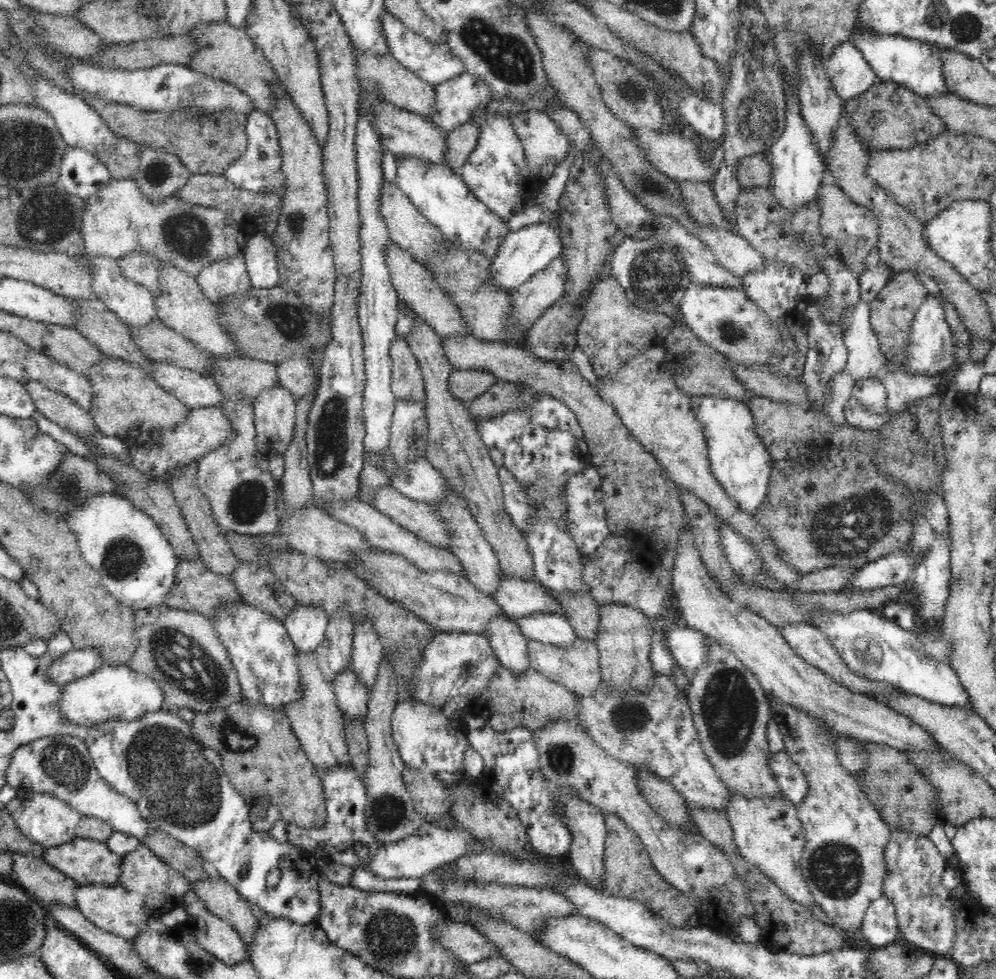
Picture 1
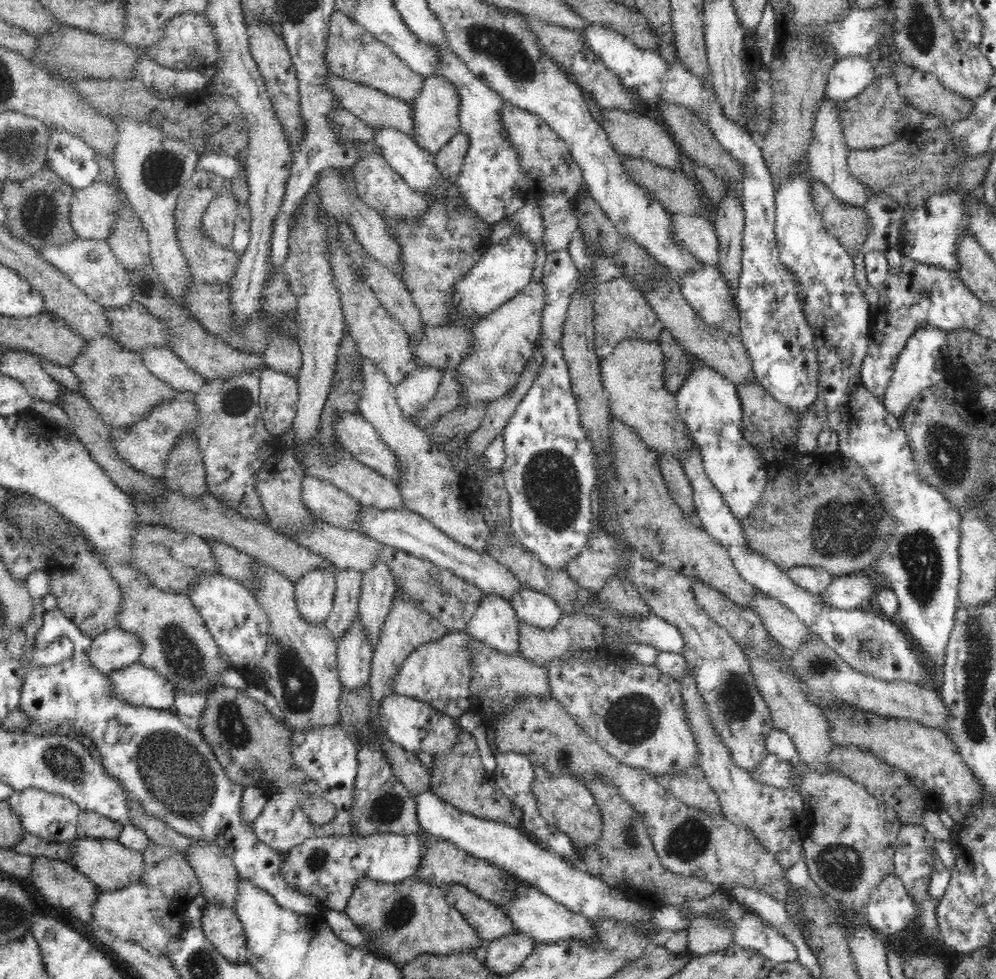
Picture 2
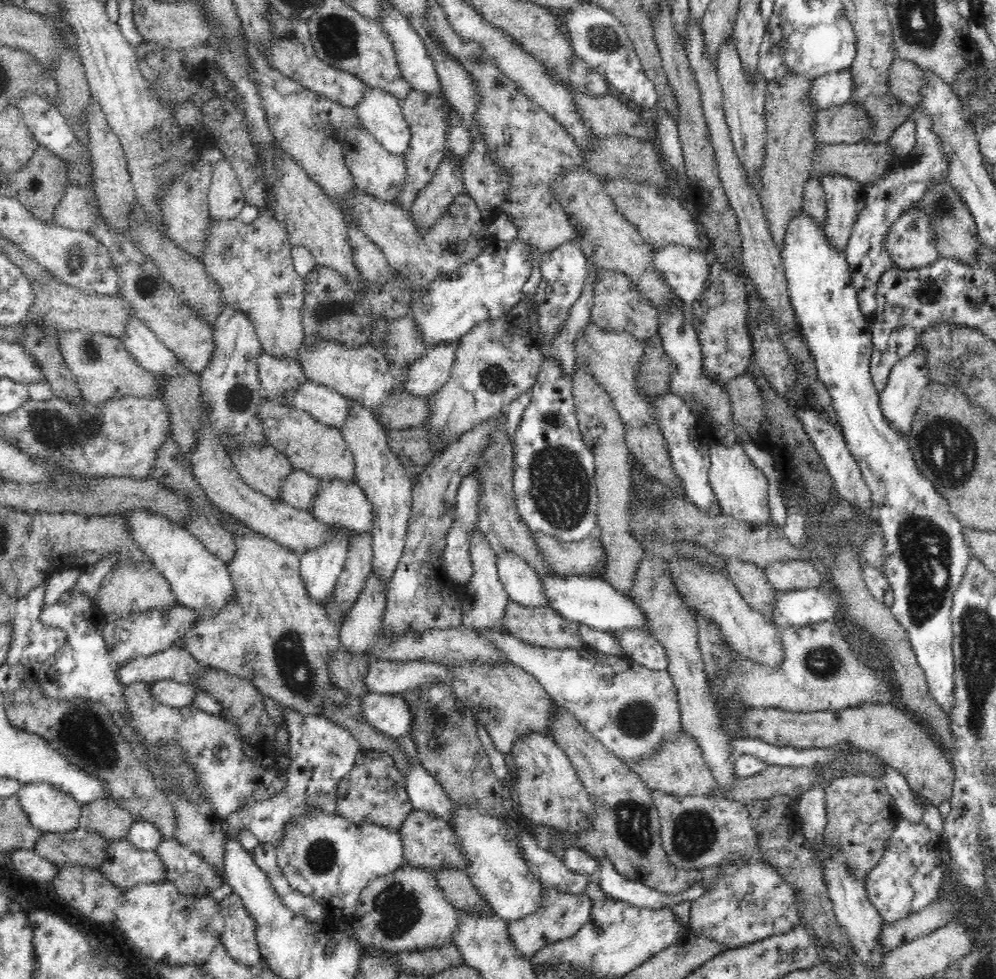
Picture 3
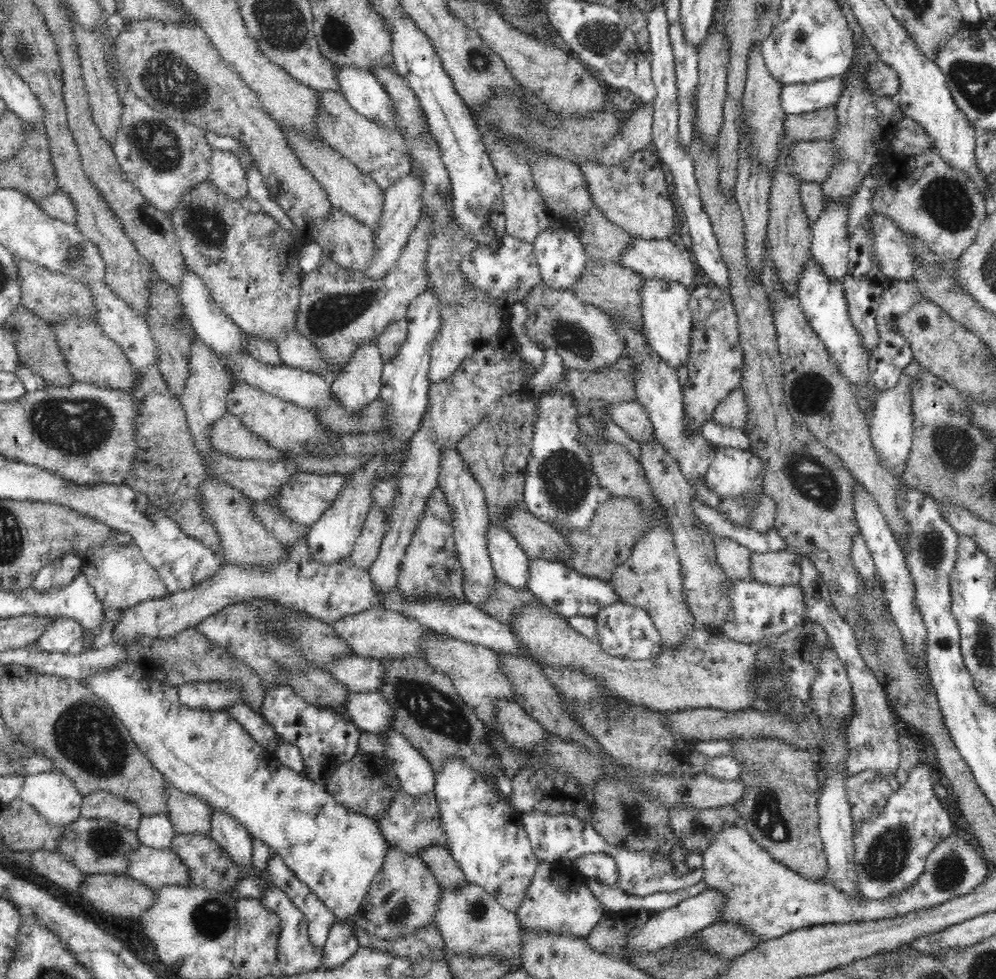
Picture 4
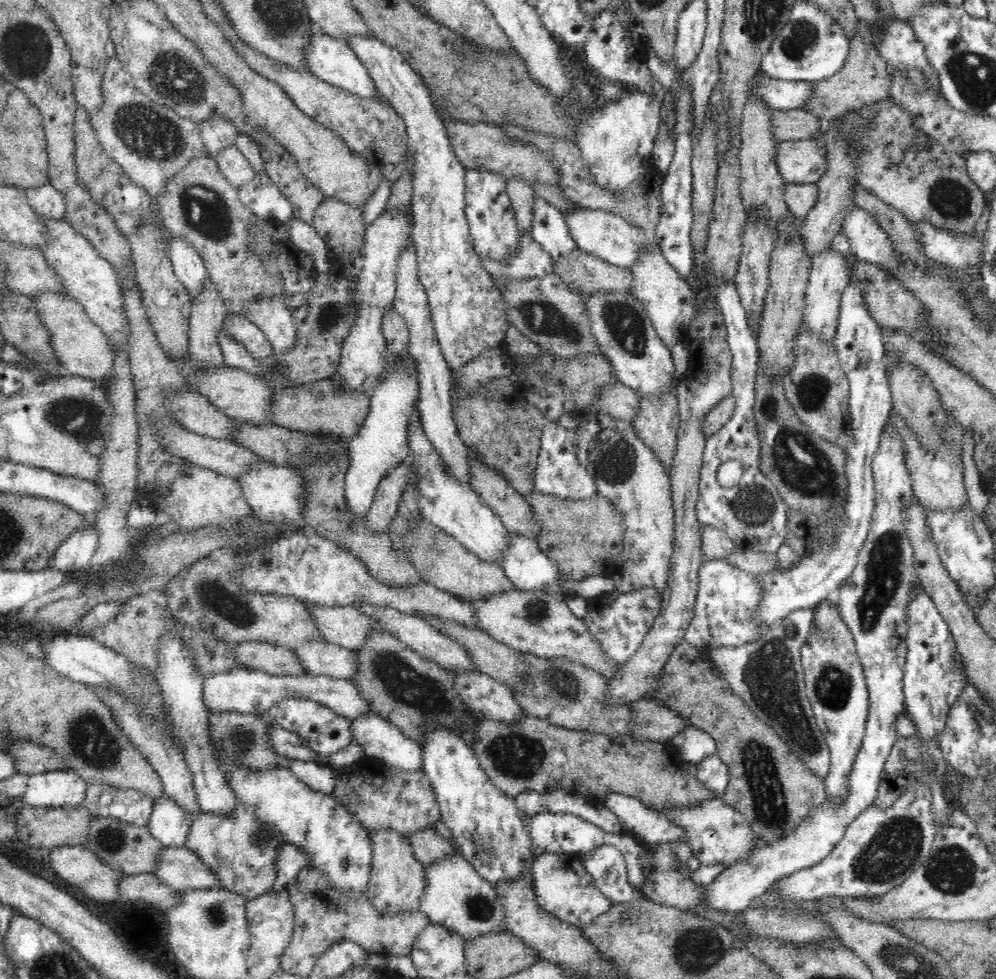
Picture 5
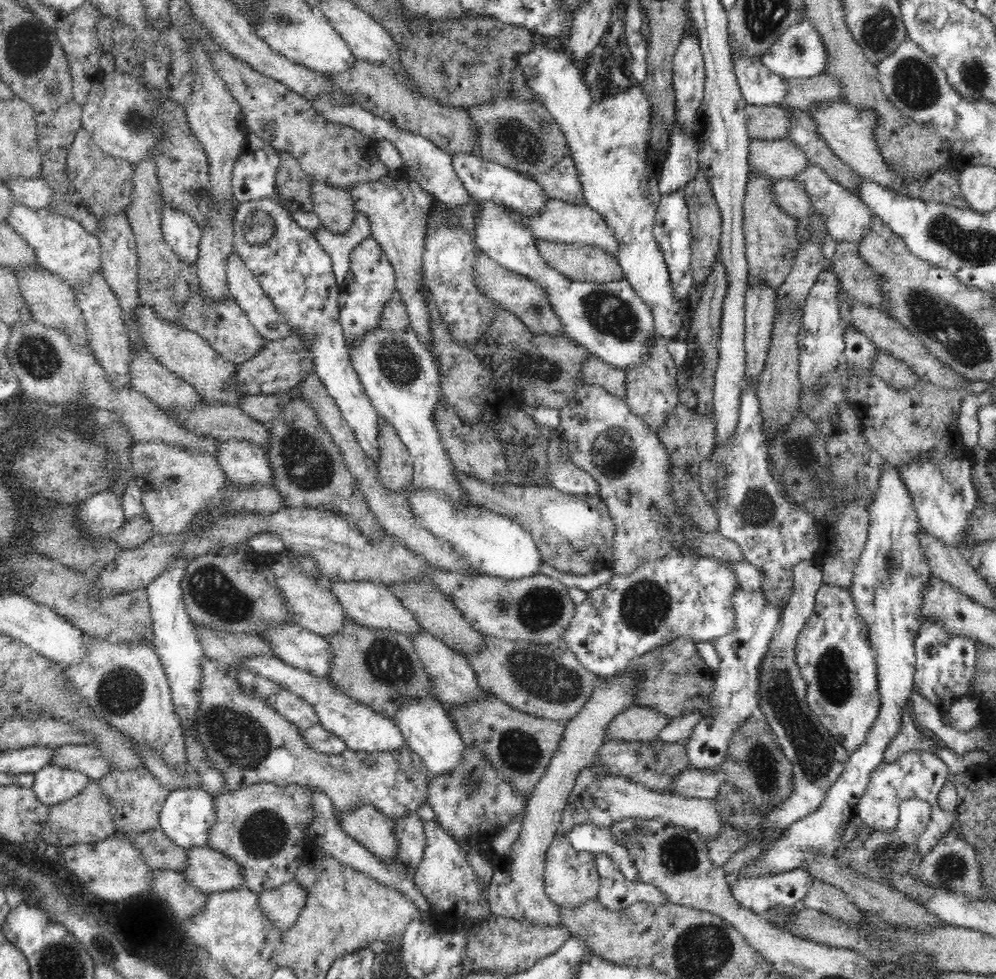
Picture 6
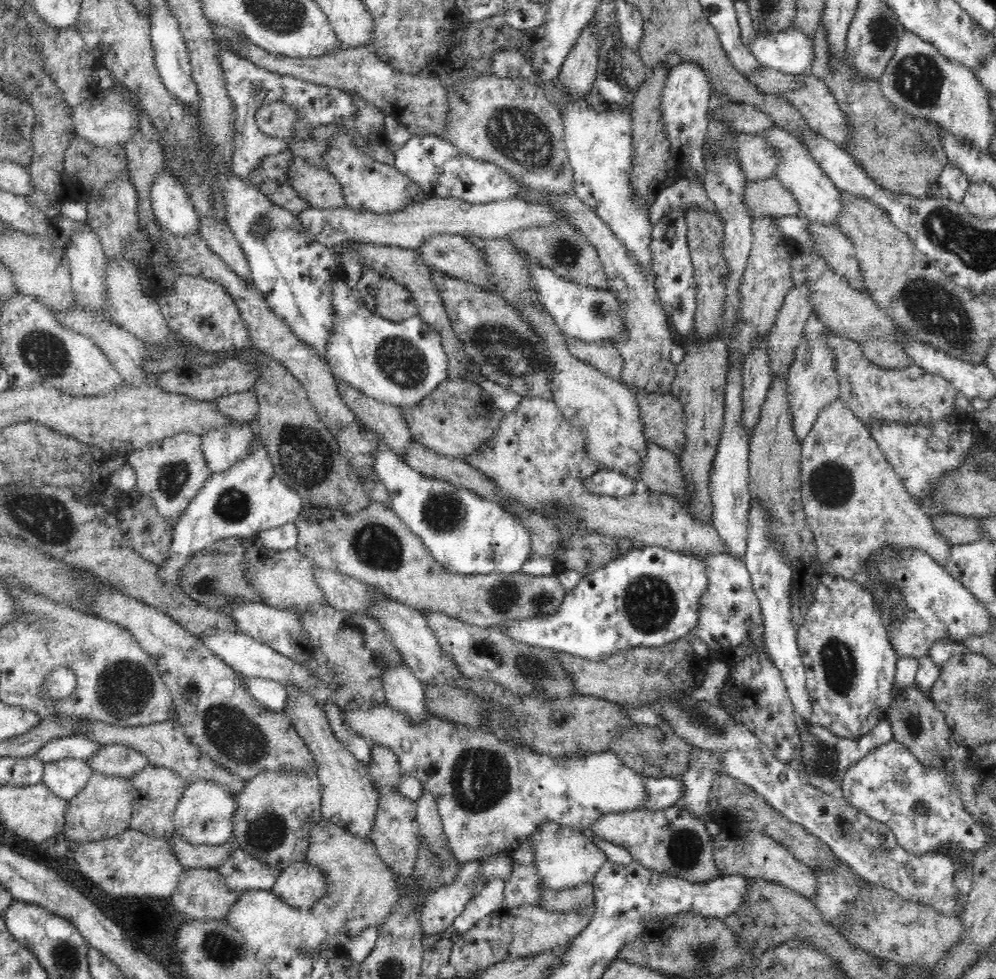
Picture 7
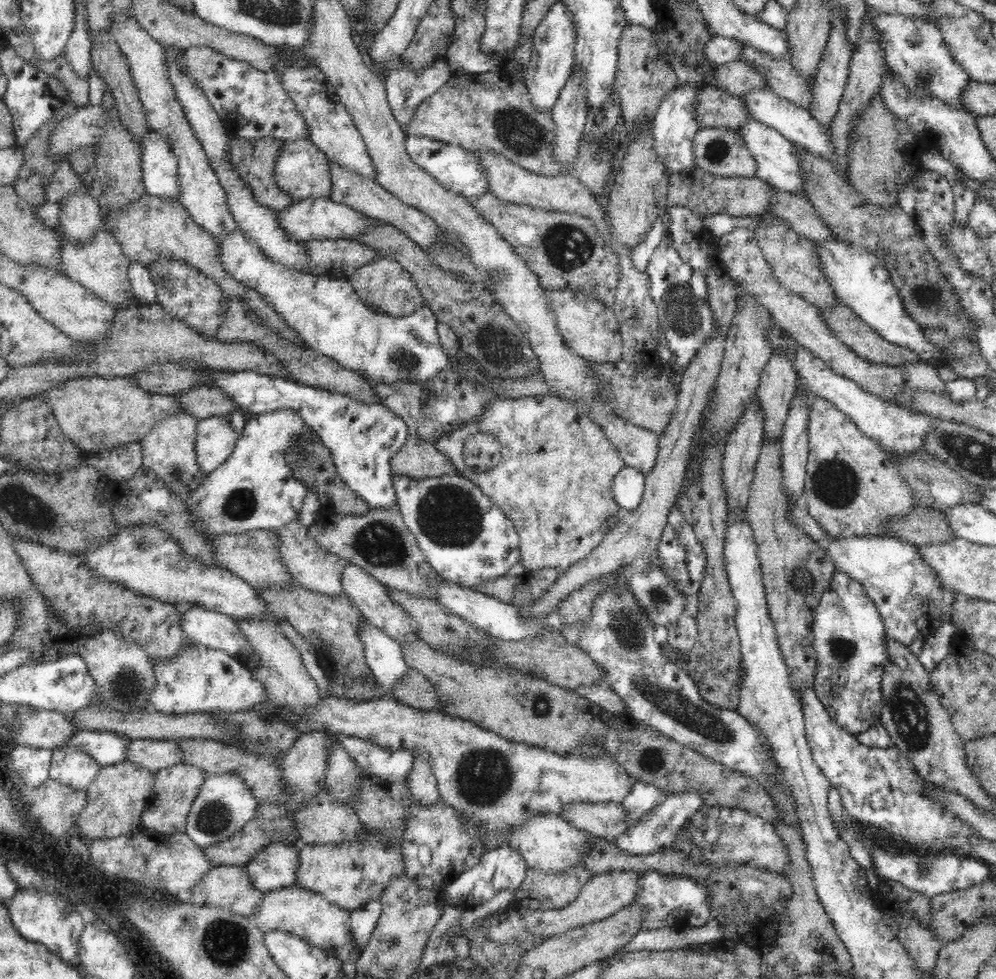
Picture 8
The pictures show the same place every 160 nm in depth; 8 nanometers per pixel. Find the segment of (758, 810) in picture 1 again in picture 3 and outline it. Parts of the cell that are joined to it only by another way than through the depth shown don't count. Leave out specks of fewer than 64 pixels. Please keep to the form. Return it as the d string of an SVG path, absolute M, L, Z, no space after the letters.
M645 556L636 572L634 588L630 590L630 599L642 609L646 615L646 621L650 623L650 631L659 643L665 648L668 655L667 671L673 678L677 688L677 699L681 712L681 728L691 734L698 742L704 756L704 761L712 771L712 777L716 779L717 787L724 789L732 787L739 780L735 772L736 755L730 747L732 736L722 729L719 714L715 708L715 702L708 691L708 682L703 670L703 660L698 646L698 629L691 609L685 603L684 597L674 583L671 574L671 562Z

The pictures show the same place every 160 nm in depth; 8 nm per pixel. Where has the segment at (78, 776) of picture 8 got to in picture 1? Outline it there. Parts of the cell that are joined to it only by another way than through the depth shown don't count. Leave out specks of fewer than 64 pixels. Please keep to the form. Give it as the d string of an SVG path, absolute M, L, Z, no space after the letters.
M18 789L17 798L6 805L5 809L16 821L18 829L30 841L35 841L40 846L48 848L60 846L77 838L76 832L82 815L68 803L54 796Z

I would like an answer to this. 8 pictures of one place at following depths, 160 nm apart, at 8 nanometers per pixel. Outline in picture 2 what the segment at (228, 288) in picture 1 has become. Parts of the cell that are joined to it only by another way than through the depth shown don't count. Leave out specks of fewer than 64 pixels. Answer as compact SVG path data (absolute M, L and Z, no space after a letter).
M198 168L193 174L189 183L182 189L179 194L175 208L175 225L180 248L186 262L191 270L191 277L202 281L202 283L226 284L234 277L238 270L241 253L237 253L231 248L222 248L214 244L201 230L201 222L206 207L214 196L220 195L222 188L226 185L226 180L215 172Z

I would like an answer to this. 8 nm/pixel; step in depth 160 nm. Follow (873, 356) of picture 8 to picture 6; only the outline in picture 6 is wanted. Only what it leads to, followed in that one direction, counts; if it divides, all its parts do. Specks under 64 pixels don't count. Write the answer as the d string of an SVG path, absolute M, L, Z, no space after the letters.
M885 351L877 352L873 373L896 390L912 390L918 384L919 376L906 362L898 360Z

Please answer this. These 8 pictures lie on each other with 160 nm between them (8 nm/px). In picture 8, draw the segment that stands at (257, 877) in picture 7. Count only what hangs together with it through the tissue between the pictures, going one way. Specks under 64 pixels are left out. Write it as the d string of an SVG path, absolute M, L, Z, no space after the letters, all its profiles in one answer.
M270 843L260 849L243 868L253 885L264 893L295 886L299 848L296 844Z

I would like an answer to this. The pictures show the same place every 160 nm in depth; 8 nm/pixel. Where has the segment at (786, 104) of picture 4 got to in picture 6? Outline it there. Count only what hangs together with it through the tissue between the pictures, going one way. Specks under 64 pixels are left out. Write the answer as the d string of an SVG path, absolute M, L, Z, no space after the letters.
M732 52L734 72L737 76L737 82L741 89L742 96L747 104L755 104L756 106L772 106L783 105L784 96L787 92L787 83L779 74L772 72L758 60L757 62L750 58L747 54L741 52Z

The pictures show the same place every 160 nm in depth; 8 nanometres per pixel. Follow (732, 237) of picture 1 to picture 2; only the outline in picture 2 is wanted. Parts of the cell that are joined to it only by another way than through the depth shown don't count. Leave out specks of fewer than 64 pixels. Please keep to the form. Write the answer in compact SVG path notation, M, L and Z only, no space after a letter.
M670 213L672 235L686 251L700 259L703 264L720 265L720 245L715 225L709 215L688 216Z

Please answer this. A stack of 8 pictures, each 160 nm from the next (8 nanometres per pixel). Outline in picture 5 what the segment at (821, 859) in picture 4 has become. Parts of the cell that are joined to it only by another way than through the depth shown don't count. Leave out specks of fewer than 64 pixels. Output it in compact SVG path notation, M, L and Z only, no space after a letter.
M683 639L672 650L668 662L659 675L651 700L666 703L680 713L690 725L708 733L717 742L717 753L729 769L729 786L722 798L726 805L738 811L750 824L755 837L766 845L791 836L826 800L823 779L814 774L788 743L774 729L758 718L752 709L717 674L707 670L699 660L699 648Z

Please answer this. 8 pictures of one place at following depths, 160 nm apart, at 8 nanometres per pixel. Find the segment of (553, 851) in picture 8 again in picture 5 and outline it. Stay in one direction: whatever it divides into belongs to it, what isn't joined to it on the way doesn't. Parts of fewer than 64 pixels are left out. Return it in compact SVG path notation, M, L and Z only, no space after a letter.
M578 853L538 855L533 862L533 889L542 911L581 929L615 906L595 885L594 877L585 869Z

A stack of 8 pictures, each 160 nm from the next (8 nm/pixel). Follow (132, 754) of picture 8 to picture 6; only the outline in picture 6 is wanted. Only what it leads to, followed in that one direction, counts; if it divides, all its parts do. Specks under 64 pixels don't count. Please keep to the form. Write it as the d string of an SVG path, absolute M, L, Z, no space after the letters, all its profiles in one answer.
M67 744L55 747L55 753L52 755L52 760L50 760L50 765L58 766L76 772L80 772L88 776L91 780L98 781L102 776L110 774L112 772L112 767L110 767L110 761L108 761L108 756L104 756L95 745L73 745Z

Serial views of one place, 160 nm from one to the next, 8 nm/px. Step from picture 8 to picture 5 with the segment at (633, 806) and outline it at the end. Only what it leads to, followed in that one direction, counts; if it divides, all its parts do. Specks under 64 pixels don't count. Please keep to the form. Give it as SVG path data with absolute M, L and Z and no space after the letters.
M717 752L697 764L697 778L717 799L725 796L729 786L729 769Z

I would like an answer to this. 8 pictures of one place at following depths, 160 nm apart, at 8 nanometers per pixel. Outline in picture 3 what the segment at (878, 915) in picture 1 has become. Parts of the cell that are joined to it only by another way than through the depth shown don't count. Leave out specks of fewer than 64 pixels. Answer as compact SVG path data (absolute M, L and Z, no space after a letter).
M901 814L898 819L880 862L868 872L865 881L870 903L888 924L921 912L940 900L940 890L947 880L950 862L944 836L937 836L924 822L910 823Z

